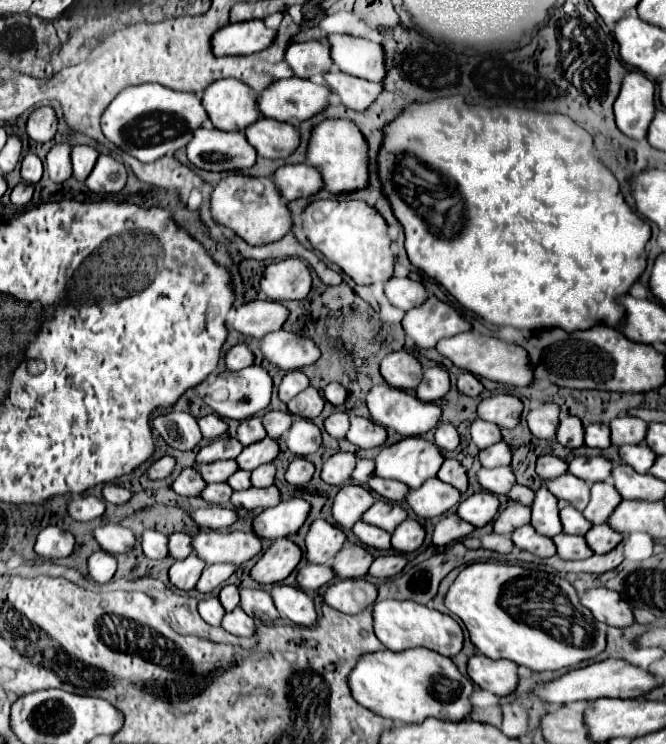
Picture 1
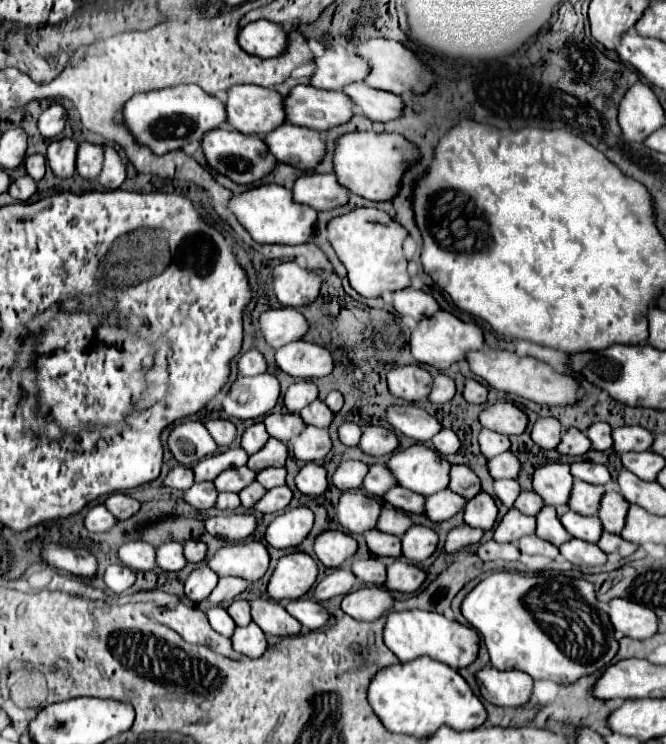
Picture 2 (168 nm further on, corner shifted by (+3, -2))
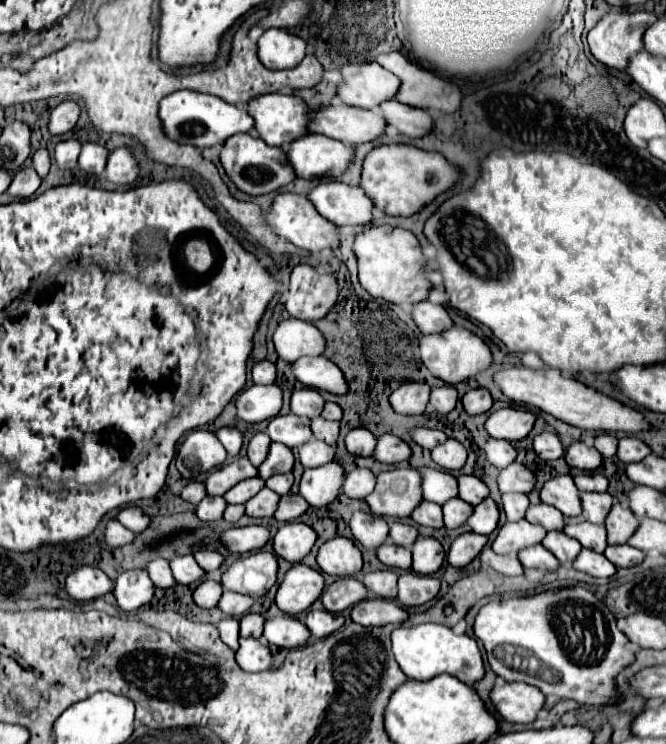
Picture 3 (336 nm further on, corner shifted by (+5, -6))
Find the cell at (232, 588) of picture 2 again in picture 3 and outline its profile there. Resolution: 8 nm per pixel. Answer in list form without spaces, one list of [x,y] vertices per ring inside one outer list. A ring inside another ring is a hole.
[[[223,591],[217,607],[229,615],[229,617],[243,617],[245,611],[249,611],[249,607],[253,605],[253,599],[249,595],[241,595],[241,593],[235,593],[235,591]]]

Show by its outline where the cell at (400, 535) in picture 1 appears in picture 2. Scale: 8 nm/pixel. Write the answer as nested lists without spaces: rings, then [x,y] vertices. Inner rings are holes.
[[[413,525],[403,535],[403,557],[411,563],[421,563],[435,553],[437,543],[439,543],[439,537],[433,529],[423,525]]]

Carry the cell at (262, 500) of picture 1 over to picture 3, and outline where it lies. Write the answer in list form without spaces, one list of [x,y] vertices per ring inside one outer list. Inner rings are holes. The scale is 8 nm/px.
[[[293,493],[281,495],[277,511],[275,511],[275,519],[277,521],[293,521],[301,513],[305,513],[307,507],[309,507],[307,501],[303,501],[303,497],[299,497],[299,495],[293,495]]]

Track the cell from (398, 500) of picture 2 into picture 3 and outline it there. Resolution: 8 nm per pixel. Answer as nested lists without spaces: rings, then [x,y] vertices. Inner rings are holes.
[[[421,501],[413,513],[411,519],[419,525],[425,527],[433,527],[433,529],[441,529],[443,527],[443,513],[441,513],[441,505],[431,503],[431,501]]]

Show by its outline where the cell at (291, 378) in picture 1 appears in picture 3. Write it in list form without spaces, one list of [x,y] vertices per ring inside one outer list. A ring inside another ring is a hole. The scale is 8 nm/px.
[[[299,389],[291,395],[291,413],[303,415],[303,417],[315,417],[323,409],[323,397],[317,389]]]

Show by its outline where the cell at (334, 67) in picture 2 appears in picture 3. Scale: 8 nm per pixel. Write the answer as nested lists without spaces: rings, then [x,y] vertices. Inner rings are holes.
[[[343,63],[337,69],[343,83],[337,87],[337,97],[345,105],[375,109],[381,101],[393,99],[399,79],[379,63]]]

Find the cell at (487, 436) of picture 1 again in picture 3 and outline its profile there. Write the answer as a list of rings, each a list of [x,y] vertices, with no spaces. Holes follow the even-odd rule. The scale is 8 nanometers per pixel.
[[[487,439],[485,443],[485,455],[487,455],[487,461],[491,465],[495,465],[497,469],[503,469],[507,467],[509,463],[515,461],[515,455],[517,451],[513,449],[513,445],[505,439]]]

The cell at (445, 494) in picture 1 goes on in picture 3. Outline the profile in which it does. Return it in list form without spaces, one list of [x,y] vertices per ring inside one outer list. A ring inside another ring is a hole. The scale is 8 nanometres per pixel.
[[[459,497],[455,499],[449,499],[445,505],[443,505],[443,521],[445,521],[445,527],[447,529],[455,529],[459,525],[463,525],[467,521],[467,517],[471,515],[471,505],[461,501]]]

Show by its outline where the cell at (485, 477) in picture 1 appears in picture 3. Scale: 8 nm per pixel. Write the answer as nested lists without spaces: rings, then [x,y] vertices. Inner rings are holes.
[[[503,493],[501,501],[503,501],[503,509],[505,509],[505,515],[509,521],[523,519],[523,513],[529,507],[529,499],[523,493]]]

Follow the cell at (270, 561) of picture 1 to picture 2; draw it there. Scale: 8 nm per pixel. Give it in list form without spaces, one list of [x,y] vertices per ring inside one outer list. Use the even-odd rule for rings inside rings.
[[[287,553],[279,559],[267,591],[275,601],[301,599],[317,583],[317,573],[317,563],[307,553]]]

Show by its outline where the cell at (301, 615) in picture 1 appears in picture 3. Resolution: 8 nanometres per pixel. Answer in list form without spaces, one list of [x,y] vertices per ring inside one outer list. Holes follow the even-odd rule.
[[[307,611],[303,623],[311,631],[311,635],[319,639],[337,631],[343,625],[343,617],[339,613],[329,613],[329,611]]]

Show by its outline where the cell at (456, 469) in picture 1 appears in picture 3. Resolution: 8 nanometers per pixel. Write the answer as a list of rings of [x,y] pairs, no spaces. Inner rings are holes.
[[[459,475],[457,481],[459,481],[459,497],[469,505],[477,505],[489,495],[487,485],[473,475]]]

